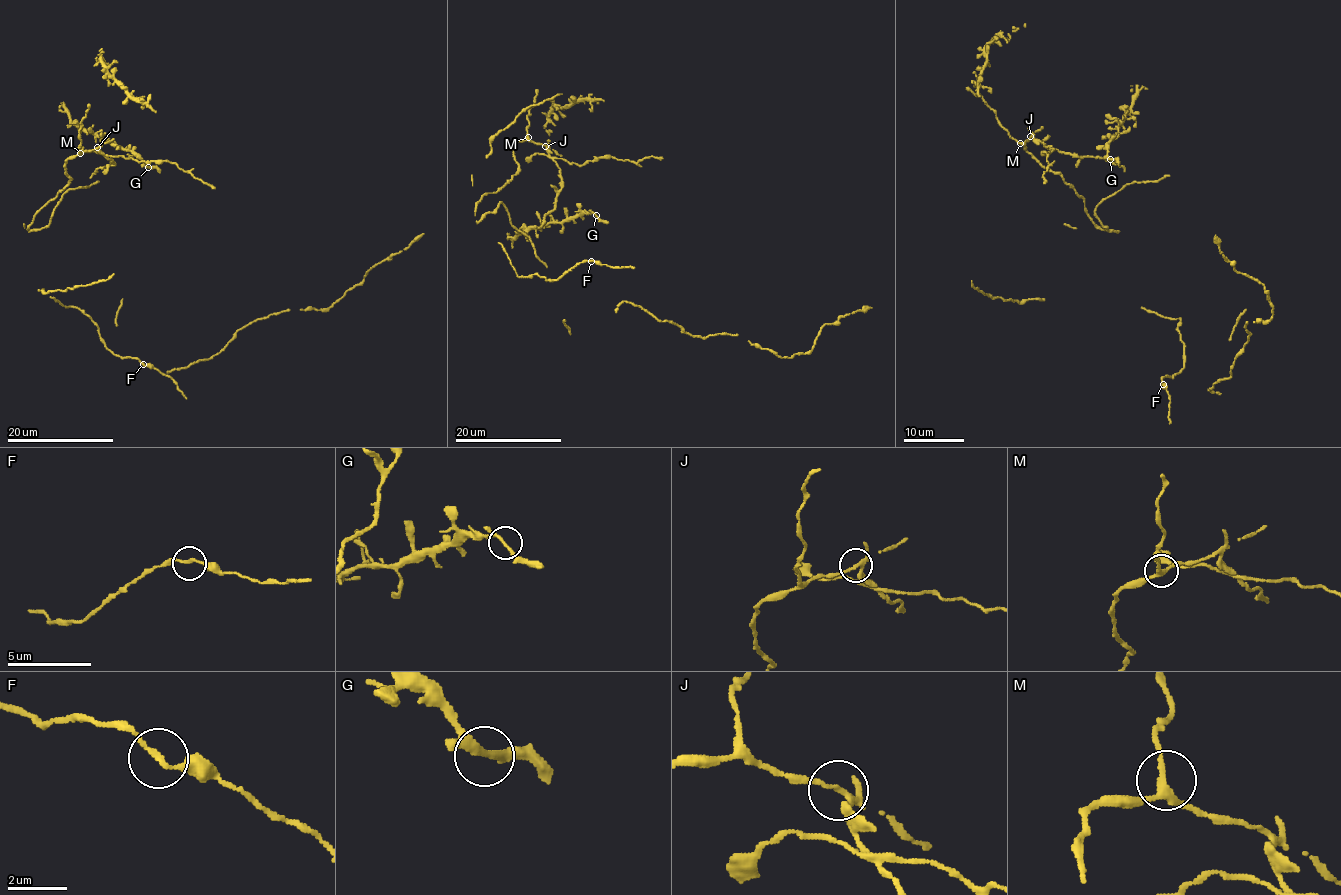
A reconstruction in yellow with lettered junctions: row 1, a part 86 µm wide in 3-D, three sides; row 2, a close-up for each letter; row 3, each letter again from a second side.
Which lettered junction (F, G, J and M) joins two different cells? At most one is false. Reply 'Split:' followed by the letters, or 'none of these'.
Split: J

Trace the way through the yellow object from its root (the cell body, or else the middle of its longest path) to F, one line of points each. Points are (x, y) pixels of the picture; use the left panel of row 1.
F: (87, 315), (97, 327), (100, 340), (108, 349), (123, 357), (135, 357), (143, 364)

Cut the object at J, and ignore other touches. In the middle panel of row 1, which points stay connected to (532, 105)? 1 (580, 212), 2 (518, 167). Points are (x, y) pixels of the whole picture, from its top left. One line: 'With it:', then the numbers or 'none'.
With it: 1, 2

